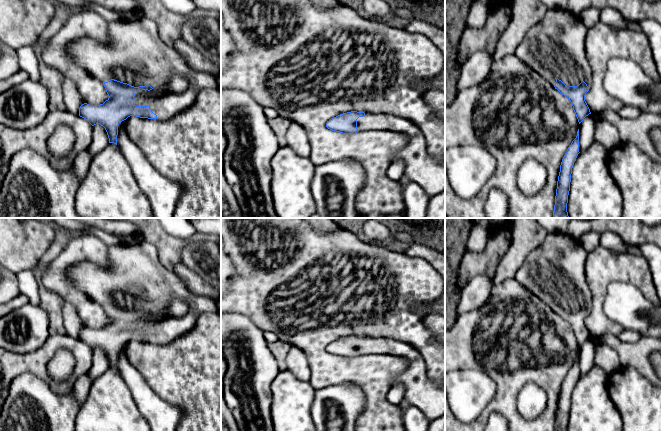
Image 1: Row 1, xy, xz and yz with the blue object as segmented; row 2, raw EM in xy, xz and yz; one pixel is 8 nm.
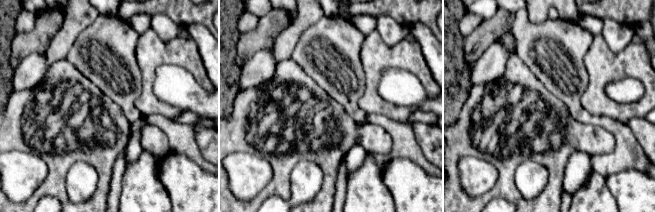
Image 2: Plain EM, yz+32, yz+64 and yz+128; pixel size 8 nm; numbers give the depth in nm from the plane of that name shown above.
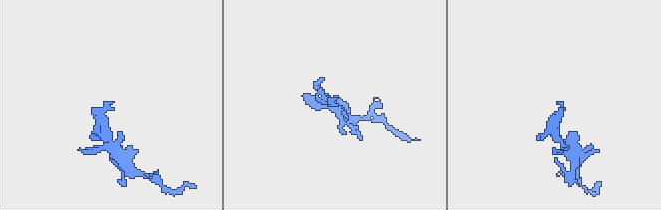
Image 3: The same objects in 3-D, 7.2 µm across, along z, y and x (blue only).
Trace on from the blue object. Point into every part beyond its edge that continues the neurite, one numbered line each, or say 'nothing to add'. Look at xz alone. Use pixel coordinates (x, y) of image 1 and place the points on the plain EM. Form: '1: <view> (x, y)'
1: xz (420, 391)

